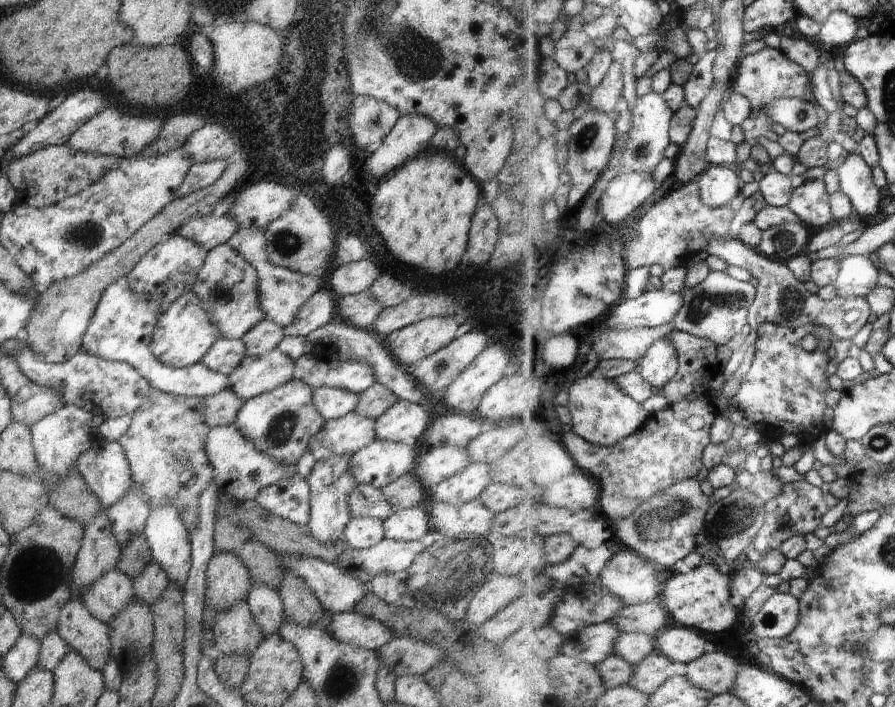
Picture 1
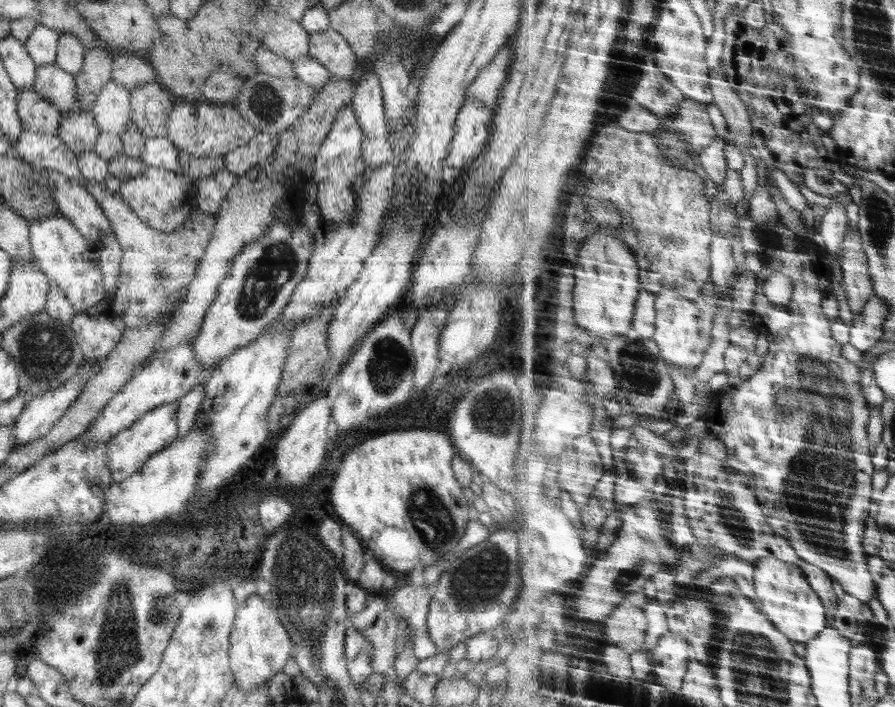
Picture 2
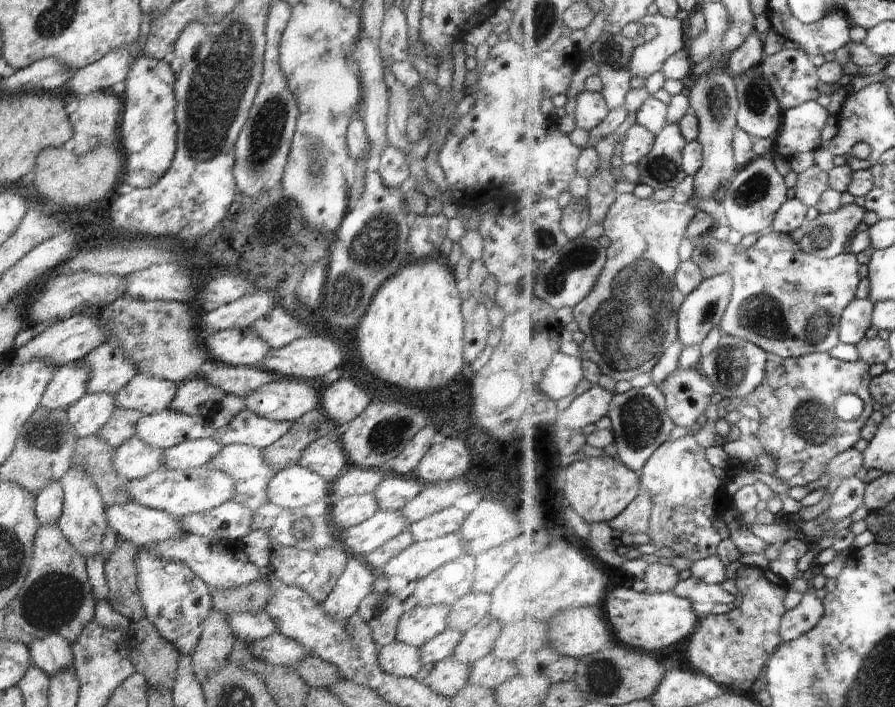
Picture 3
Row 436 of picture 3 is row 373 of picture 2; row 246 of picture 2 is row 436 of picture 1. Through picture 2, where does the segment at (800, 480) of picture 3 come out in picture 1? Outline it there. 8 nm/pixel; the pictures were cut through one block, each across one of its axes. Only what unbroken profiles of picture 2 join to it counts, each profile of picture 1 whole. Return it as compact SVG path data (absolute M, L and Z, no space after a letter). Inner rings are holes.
M766 322L760 326L757 341L757 353L753 365L744 380L742 390L734 396L738 408L758 424L770 424L786 434L801 436L808 432L808 440L820 438L828 430L824 426L826 418L826 398L824 391L828 385L828 364L831 362L831 345L837 340L832 328L818 324L797 323L793 327ZM808 334L820 334L820 344L814 352L808 352L800 346L800 342Z

